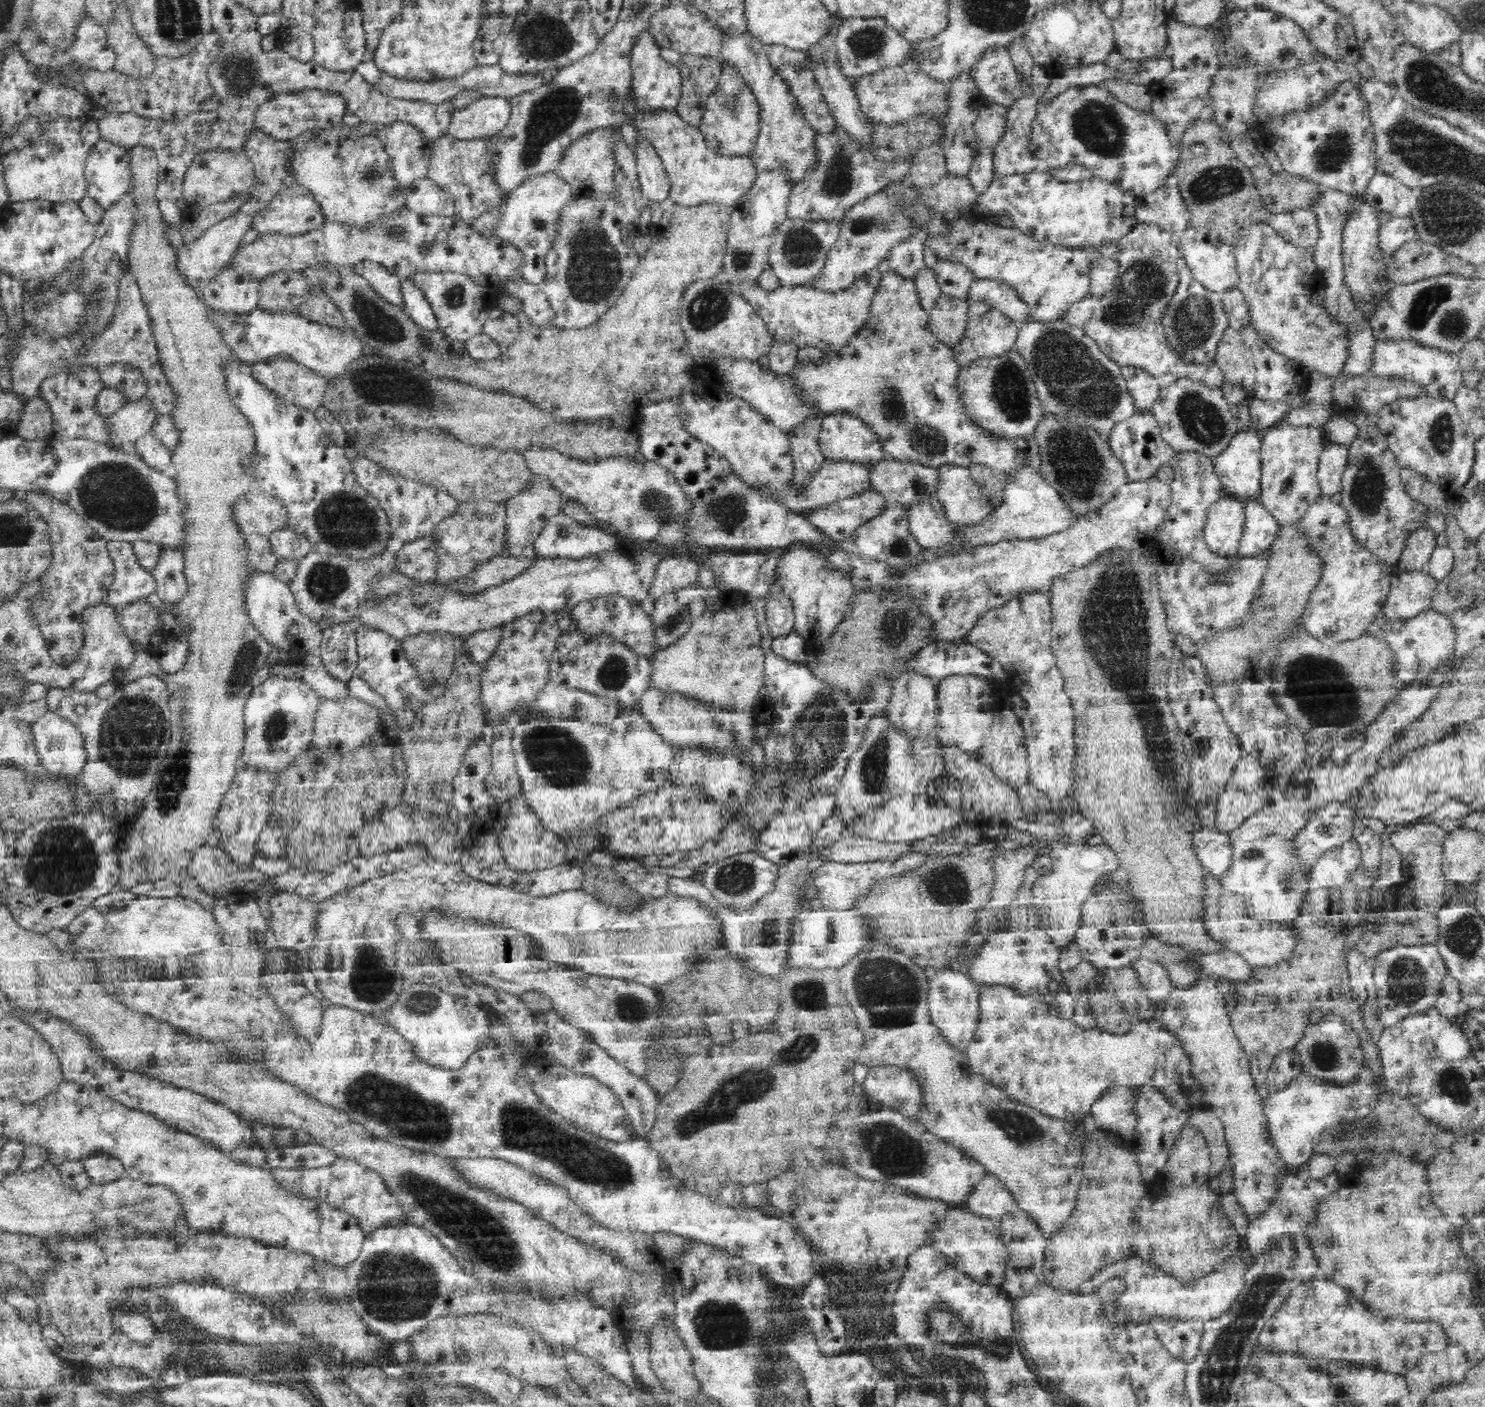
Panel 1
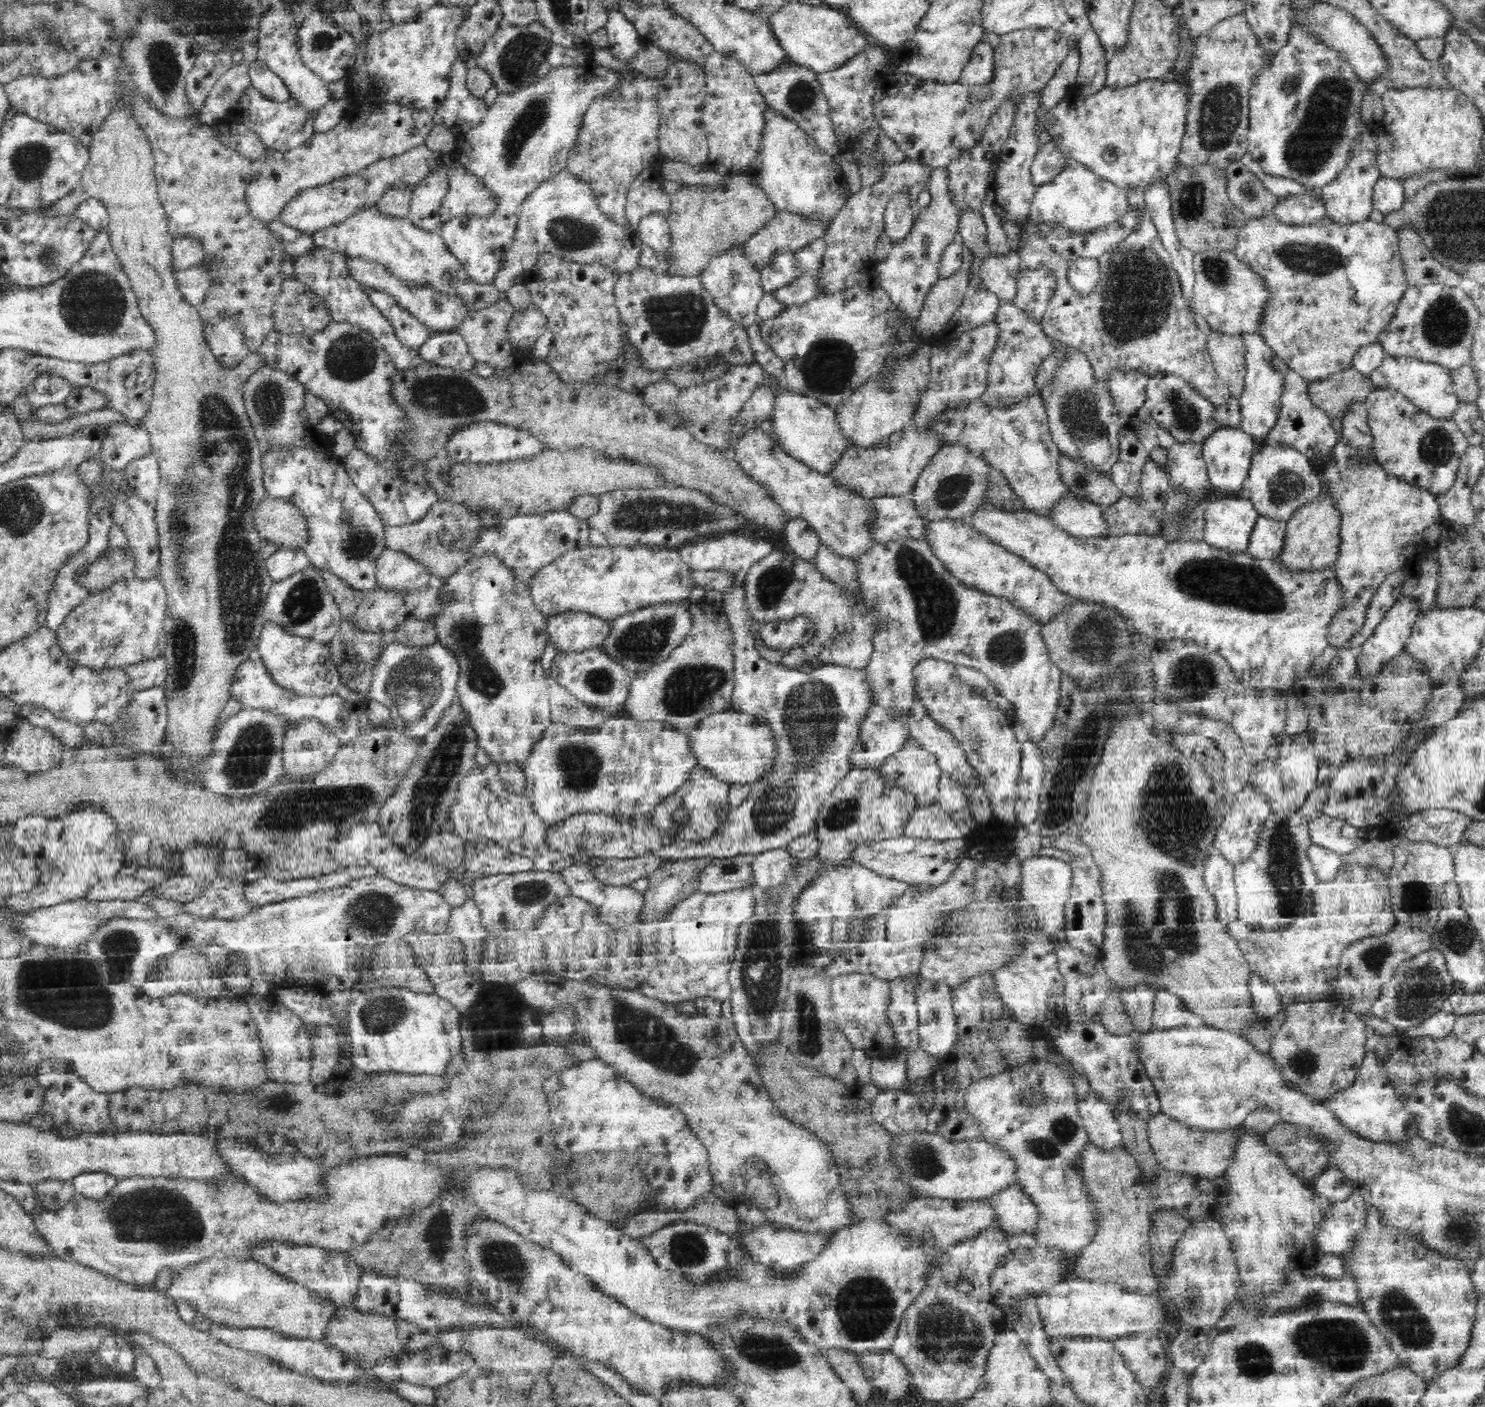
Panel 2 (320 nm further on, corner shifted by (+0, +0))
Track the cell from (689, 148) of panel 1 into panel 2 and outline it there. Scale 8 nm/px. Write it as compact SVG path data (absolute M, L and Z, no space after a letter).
M594 62L554 68L528 88L522 88L518 92L502 92L491 104L484 120L470 132L459 137L456 146L460 156L458 162L483 184L495 200L495 209L486 217L474 214L460 215L441 224L443 232L440 235L446 241L446 246L455 257L458 257L472 278L482 284L493 284L503 252L510 248L515 234L517 212L522 201L554 173L566 169L570 149L575 145L584 114L590 108L590 104L599 97L610 95L611 91L618 91L621 84L624 84L622 72Z

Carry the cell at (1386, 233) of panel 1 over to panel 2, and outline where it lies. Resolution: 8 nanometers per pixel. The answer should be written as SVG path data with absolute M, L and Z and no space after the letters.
M1270 214L1247 220L1239 232L1234 253L1263 278L1267 292L1257 333L1276 356L1309 383L1352 368L1353 356L1360 348L1376 342L1394 316L1399 300L1409 287L1398 231L1390 224L1371 221L1342 227L1332 223L1328 216L1312 225L1286 225Z

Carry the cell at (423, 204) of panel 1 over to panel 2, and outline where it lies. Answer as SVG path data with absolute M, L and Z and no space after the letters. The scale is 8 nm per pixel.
M458 162L458 170L450 176L450 190L438 214L439 224L452 218L474 214L488 216L495 209L495 200L477 178Z

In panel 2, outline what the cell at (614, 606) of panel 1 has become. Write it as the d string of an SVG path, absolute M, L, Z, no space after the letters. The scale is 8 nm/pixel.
M587 612L548 616L550 642L557 651L585 651L602 646L612 632L612 621Z

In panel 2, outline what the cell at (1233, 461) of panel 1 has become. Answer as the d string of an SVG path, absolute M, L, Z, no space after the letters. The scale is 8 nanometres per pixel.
M1220 428L1203 445L1210 483L1222 493L1238 493L1249 475L1254 438L1236 429Z

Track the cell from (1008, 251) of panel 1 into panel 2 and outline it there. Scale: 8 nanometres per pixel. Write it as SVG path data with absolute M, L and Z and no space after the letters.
M1044 263L1034 268L1019 267L1016 286L1011 306L1017 312L1028 313L1040 323L1058 290L1056 271Z

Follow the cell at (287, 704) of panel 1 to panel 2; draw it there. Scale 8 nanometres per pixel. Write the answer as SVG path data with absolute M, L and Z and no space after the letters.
M244 708L223 722L214 740L214 754L200 764L204 788L231 797L243 797L270 788L285 774L284 740L292 724L286 715L262 708Z

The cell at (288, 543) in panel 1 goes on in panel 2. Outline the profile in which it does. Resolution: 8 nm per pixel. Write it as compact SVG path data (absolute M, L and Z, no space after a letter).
M279 547L274 554L266 559L266 570L273 581L286 579L296 572L311 565L303 548L293 549Z

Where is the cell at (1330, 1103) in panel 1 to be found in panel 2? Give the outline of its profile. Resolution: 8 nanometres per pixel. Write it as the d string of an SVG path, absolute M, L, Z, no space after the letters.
M1367 1052L1355 1081L1348 1087L1339 1089L1332 1096L1318 1100L1334 1115L1335 1120L1362 1139L1396 1143L1418 1136L1415 1120L1406 1110L1403 1100L1397 1095L1388 1071L1375 1054Z

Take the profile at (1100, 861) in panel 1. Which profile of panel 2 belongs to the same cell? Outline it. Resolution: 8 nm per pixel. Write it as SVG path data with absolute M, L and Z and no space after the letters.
M1039 856L1028 858L1021 864L1021 895L1035 914L1038 931L1052 936L1066 931L1066 904L1070 900L1072 880L1074 880L1072 865L1058 858Z

